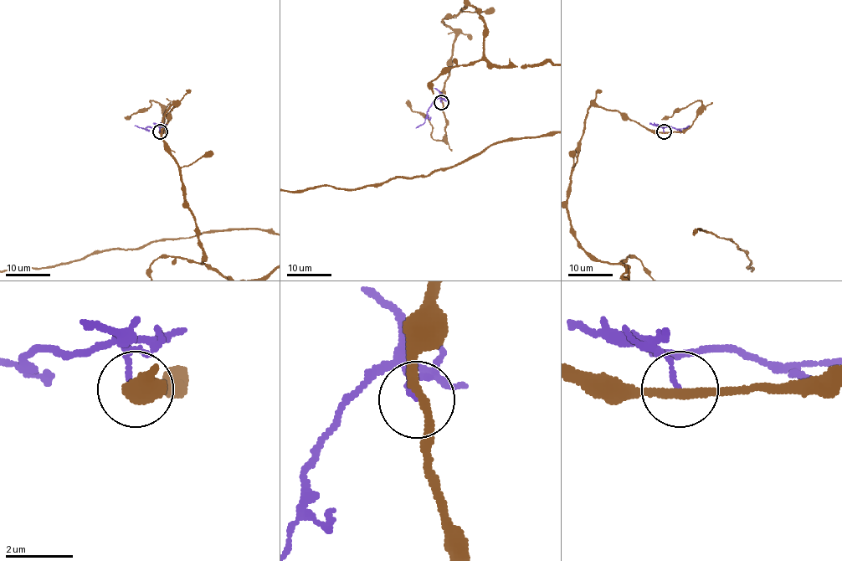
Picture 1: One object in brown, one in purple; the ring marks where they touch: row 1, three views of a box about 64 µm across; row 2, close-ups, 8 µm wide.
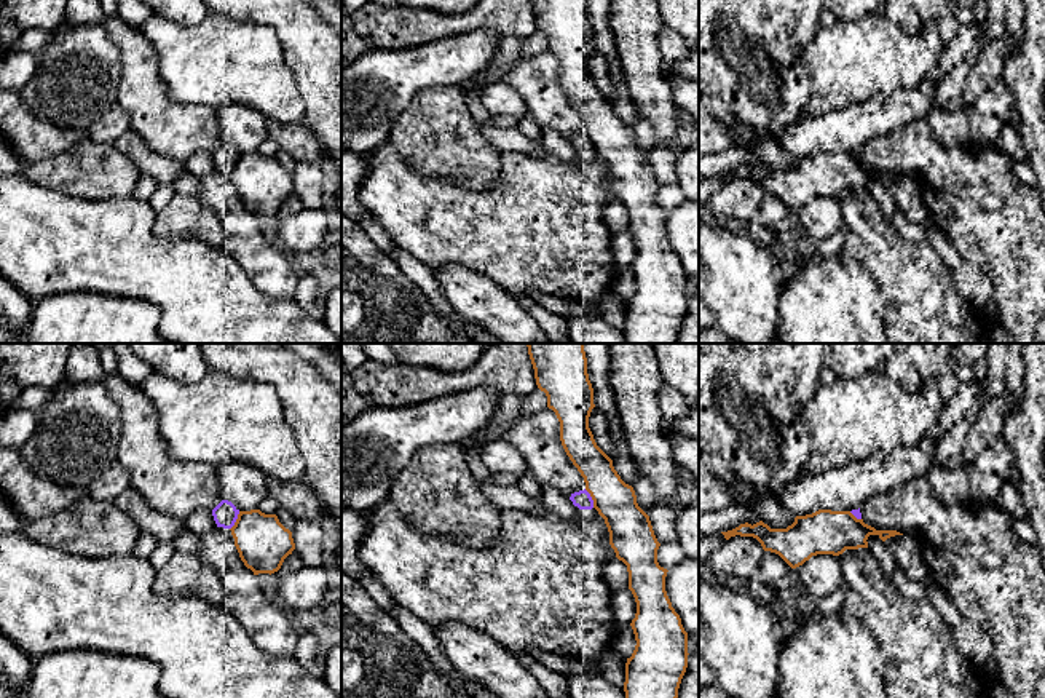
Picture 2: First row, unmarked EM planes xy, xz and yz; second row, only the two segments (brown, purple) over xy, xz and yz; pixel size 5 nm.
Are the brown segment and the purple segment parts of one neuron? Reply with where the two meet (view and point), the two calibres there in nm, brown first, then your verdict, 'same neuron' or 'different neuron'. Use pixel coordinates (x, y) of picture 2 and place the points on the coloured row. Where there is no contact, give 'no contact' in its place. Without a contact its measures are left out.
meets brown in xz at (592, 499); 220 nm thick on the brown side, 90 nm on the other; different neuron

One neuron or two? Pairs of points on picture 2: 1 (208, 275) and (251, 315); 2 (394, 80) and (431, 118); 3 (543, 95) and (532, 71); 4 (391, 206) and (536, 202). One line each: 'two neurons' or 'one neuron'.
1: one neuron
2: two neurons
3: one neuron
4: one neuron

